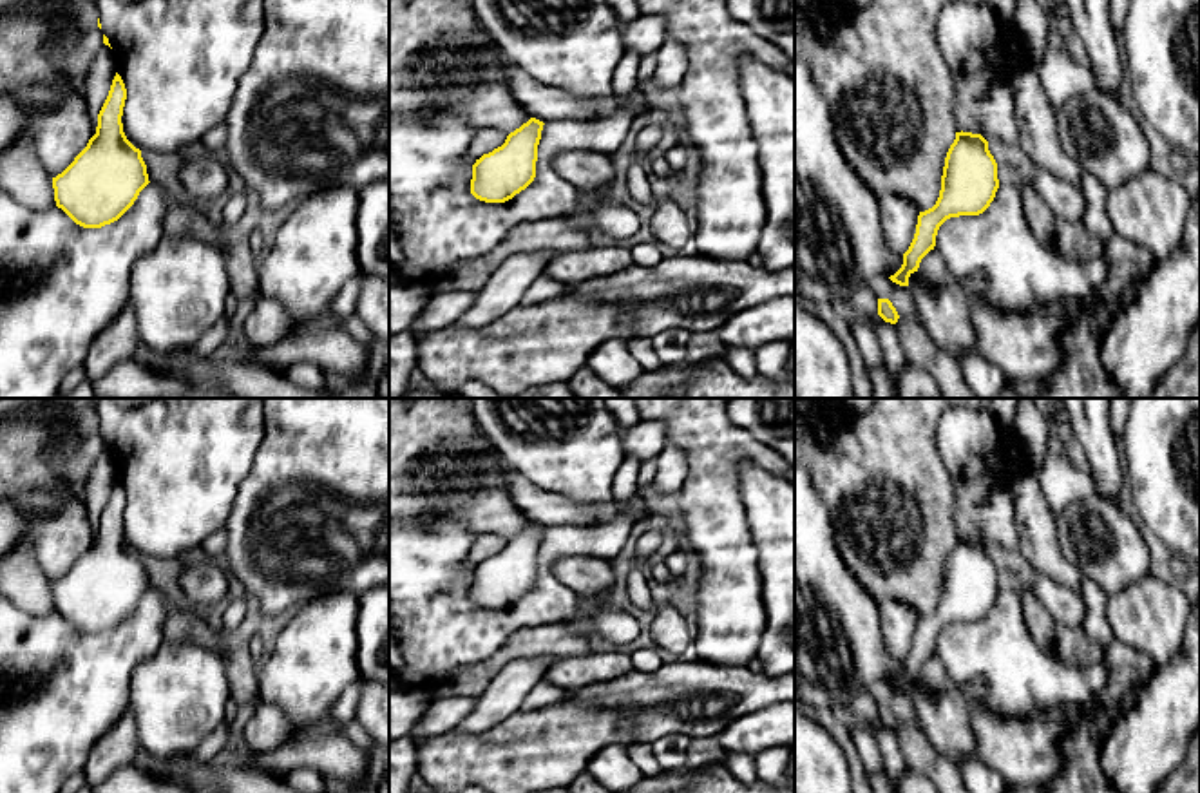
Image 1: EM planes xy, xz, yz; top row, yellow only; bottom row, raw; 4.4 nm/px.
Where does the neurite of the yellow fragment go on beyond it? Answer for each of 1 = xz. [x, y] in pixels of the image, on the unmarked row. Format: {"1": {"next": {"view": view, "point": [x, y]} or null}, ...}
{"1": {"next": null}}

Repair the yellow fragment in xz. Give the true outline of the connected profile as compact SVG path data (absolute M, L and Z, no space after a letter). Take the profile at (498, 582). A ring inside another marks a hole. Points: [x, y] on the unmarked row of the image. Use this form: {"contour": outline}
{"contour": "M530 523L505 549L472 570L471 599L485 608L505 608L536 583L543 527Z"}

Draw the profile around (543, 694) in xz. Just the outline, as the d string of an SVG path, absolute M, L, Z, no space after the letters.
M547 679L539 681L525 697L521 712L541 710L547 706L559 704L567 699L567 692Z

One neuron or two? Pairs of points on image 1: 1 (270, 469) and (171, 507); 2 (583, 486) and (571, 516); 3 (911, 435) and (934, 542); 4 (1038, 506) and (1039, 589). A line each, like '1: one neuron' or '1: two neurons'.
1: two neurons
2: two neurons
3: one neuron
4: two neurons

